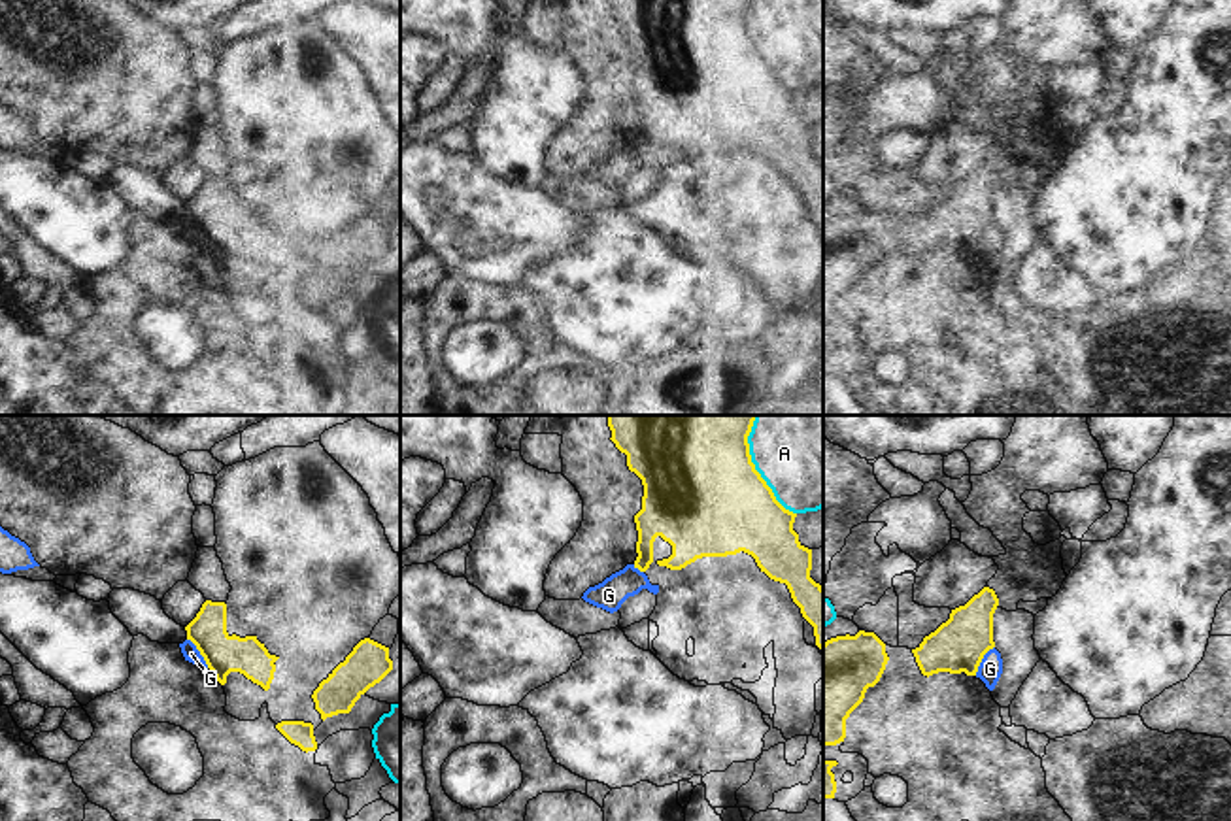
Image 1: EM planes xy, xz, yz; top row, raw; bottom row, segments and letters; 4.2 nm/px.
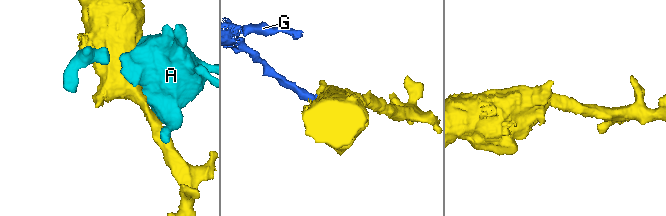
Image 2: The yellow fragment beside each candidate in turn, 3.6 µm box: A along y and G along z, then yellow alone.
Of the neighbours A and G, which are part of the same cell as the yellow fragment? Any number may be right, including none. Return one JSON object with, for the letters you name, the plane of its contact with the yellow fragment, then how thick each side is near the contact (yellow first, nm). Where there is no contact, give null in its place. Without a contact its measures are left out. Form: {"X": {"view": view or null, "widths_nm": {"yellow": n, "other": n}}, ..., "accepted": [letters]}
{"accepted": []}

